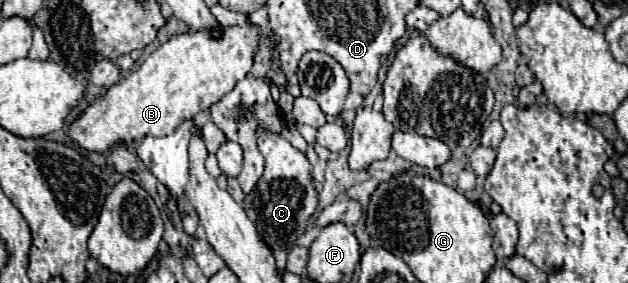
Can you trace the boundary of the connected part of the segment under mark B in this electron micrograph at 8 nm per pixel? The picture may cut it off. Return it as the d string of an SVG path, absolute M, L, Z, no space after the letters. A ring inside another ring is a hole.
M245 21L243 25L221 25L217 27L217 33L219 35L215 37L213 29L201 29L173 35L169 41L159 45L135 73L129 73L121 83L109 87L103 97L89 105L87 111L71 123L69 135L87 151L105 151L115 143L139 141L145 135L163 137L167 133L173 133L183 121L193 119L199 111L209 109L225 93L229 93L237 81L241 81L249 73L249 69L253 67L255 53L259 49L257 29L249 21Z

